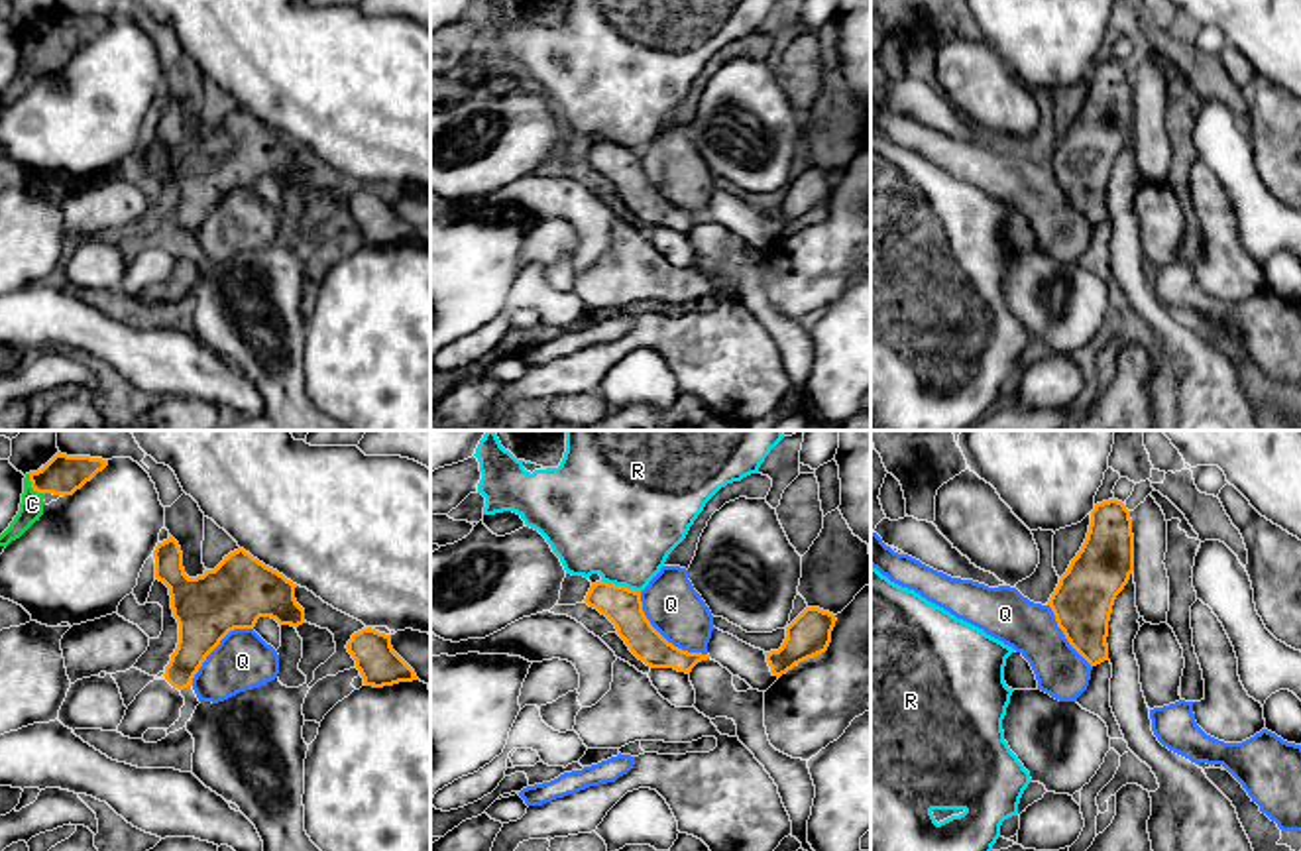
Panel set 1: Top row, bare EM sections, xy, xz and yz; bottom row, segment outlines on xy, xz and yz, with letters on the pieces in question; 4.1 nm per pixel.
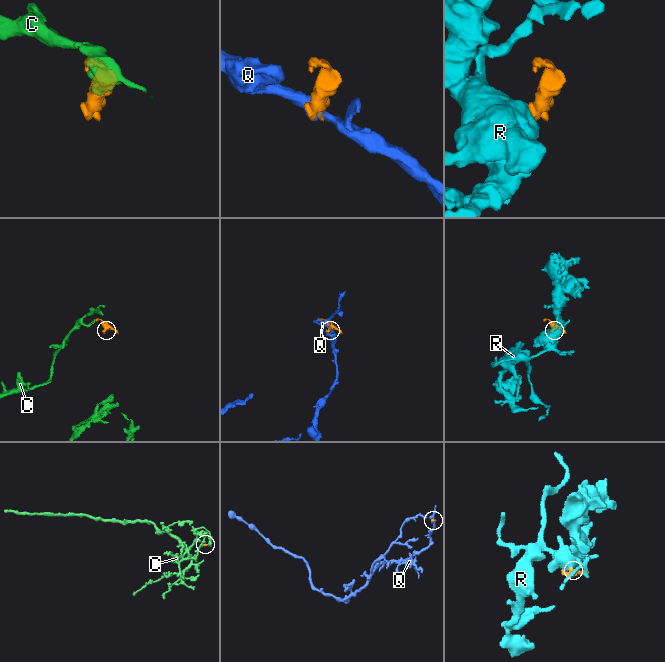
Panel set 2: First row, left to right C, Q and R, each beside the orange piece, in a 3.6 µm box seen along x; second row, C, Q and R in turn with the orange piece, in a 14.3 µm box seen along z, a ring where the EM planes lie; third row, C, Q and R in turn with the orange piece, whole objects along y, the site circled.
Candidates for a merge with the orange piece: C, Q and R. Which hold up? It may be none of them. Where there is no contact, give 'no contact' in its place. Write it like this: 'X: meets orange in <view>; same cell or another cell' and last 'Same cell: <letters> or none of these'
C: meets orange in xy; same cell
Q: meets orange in xz; another cell
R: meets orange in xz; another cell
Same cell: C

